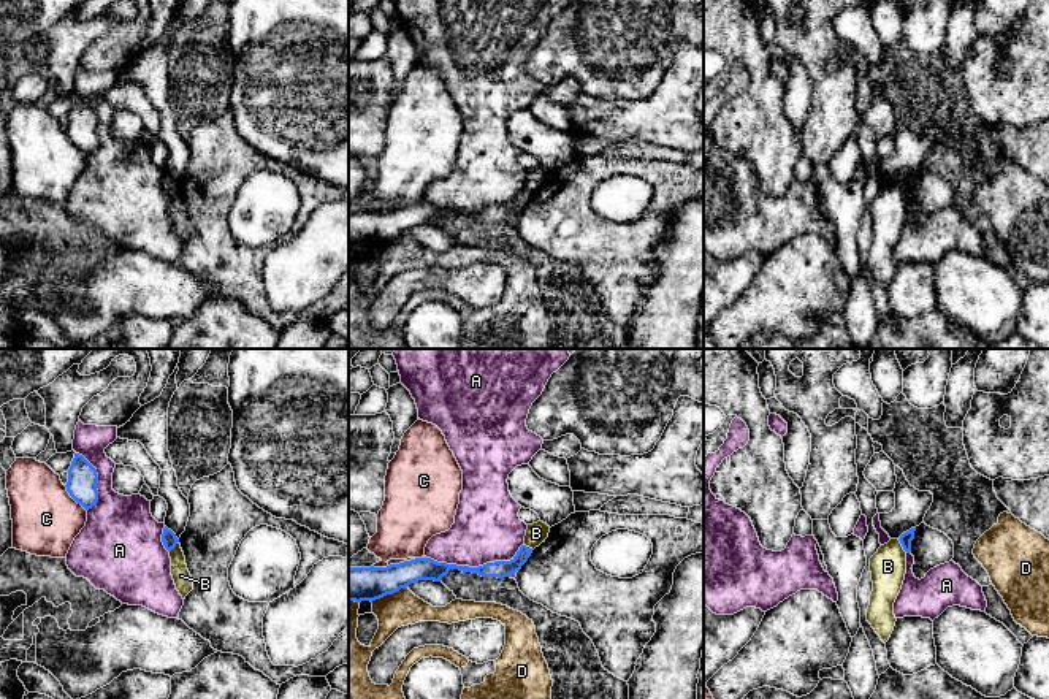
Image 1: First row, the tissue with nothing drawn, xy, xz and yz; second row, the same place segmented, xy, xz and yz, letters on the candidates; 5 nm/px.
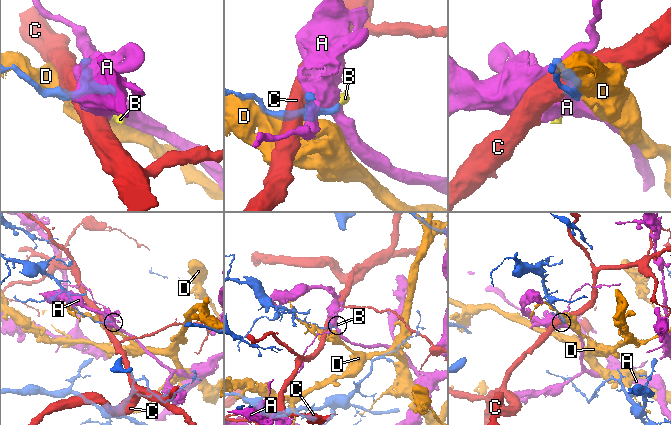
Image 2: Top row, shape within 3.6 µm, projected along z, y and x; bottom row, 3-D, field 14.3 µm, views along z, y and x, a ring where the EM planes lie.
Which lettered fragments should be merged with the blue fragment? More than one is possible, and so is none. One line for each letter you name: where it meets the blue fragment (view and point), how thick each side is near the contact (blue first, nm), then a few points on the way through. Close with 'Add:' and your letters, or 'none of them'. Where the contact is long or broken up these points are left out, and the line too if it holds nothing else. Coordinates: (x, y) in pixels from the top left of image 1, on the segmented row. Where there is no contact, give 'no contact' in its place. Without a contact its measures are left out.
Add: none of them

